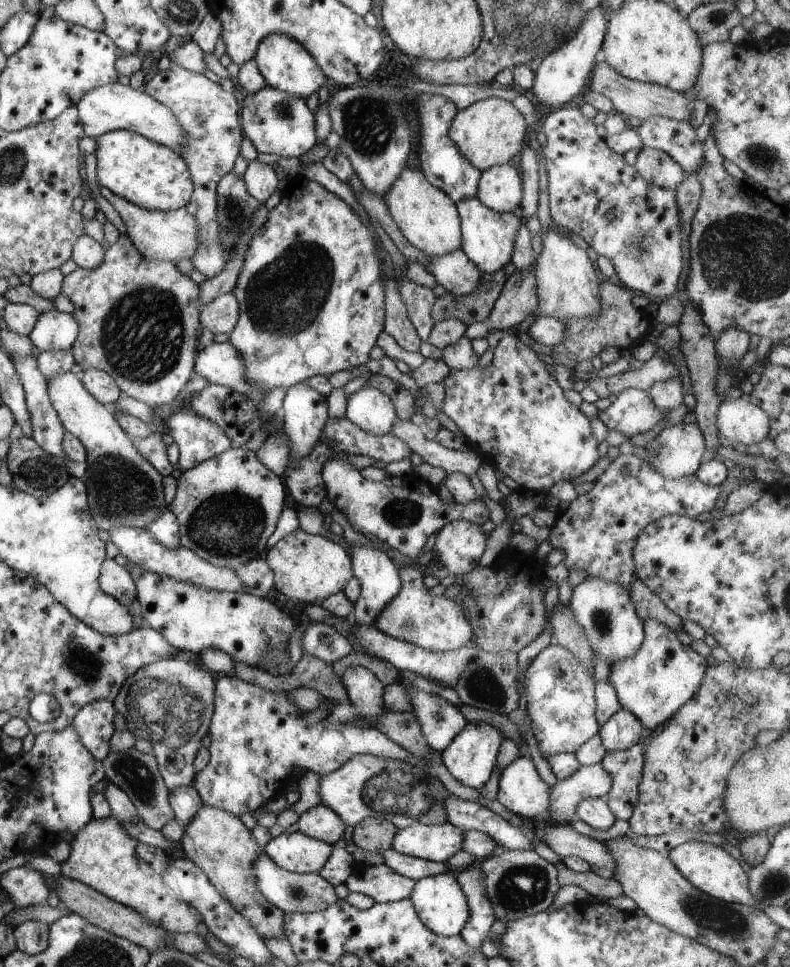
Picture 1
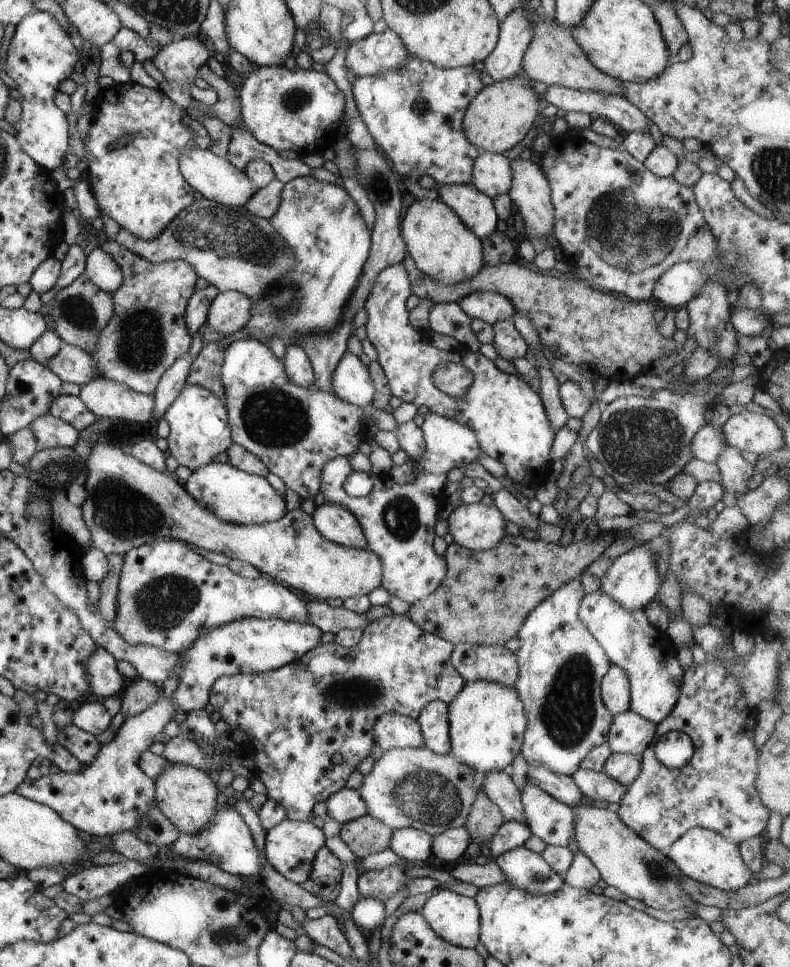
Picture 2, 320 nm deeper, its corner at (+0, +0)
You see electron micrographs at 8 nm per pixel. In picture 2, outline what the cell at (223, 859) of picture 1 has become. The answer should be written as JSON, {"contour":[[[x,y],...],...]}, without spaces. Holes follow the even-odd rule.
{"contour":[[[170,764],[170,768],[166,768],[162,776],[158,776],[155,780],[155,804],[158,810],[178,828],[179,833],[196,834],[209,826],[212,816],[216,816],[220,806],[218,791],[215,782],[212,782],[204,770]]]}

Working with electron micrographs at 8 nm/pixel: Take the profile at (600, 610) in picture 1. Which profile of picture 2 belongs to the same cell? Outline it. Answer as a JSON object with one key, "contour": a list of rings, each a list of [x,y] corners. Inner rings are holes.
{"contour":[[[640,545],[612,560],[610,568],[600,578],[600,592],[608,594],[612,600],[616,600],[622,608],[636,612],[644,608],[657,596],[661,586],[660,576],[657,570],[658,563],[654,558],[654,551],[646,545]]]}

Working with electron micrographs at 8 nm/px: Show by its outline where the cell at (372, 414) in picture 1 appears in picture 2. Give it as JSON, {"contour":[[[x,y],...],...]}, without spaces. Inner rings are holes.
{"contour":[[[350,351],[344,354],[332,374],[332,390],[341,400],[362,409],[373,402],[376,394],[369,368]]]}

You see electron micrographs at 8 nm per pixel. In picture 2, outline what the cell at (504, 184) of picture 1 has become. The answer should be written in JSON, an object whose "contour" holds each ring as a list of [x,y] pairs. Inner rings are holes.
{"contour":[[[481,152],[474,160],[472,186],[490,199],[508,194],[512,186],[512,166],[503,154]]]}

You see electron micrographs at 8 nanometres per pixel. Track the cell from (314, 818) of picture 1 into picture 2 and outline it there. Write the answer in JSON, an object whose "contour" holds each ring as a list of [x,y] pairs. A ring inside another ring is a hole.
{"contour":[[[342,788],[339,792],[332,794],[325,802],[327,818],[334,819],[342,825],[357,820],[368,813],[358,789]]]}

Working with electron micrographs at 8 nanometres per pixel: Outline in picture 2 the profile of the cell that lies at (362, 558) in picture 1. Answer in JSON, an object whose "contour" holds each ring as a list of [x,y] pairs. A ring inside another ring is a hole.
{"contour":[[[325,502],[317,506],[311,516],[316,530],[330,542],[346,546],[346,548],[358,548],[358,550],[370,550],[366,536],[358,523],[358,520],[340,504]]]}

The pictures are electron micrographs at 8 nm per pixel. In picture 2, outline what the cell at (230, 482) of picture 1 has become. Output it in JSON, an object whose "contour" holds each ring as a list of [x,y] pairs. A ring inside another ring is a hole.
{"contour":[[[212,462],[192,471],[188,480],[183,482],[185,490],[200,506],[216,516],[222,522],[240,526],[270,524],[287,514],[286,502],[262,476],[243,472],[232,464]]]}

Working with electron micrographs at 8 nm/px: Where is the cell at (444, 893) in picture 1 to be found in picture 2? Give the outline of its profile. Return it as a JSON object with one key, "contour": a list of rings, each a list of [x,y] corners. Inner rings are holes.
{"contour":[[[440,888],[439,892],[431,896],[424,904],[422,916],[432,931],[449,944],[466,949],[476,949],[476,945],[480,942],[480,914],[478,904],[472,898]]]}

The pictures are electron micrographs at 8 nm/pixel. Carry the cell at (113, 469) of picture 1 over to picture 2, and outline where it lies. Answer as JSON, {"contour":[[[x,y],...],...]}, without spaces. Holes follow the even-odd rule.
{"contour":[[[96,444],[88,456],[88,474],[83,483],[86,489],[86,500],[82,506],[83,520],[92,536],[94,549],[104,552],[104,555],[120,554],[138,548],[144,544],[163,539],[177,539],[216,554],[224,554],[231,560],[242,560],[258,568],[261,574],[270,576],[279,584],[284,584],[292,590],[300,590],[308,594],[313,600],[328,601],[340,598],[343,602],[356,596],[367,596],[375,588],[382,585],[382,562],[370,550],[346,548],[326,540],[314,526],[314,520],[301,508],[290,510],[278,521],[270,524],[254,524],[240,526],[228,524],[218,520],[206,508],[200,506],[188,494],[180,482],[171,472],[158,472],[140,462],[138,458],[124,452],[120,446],[114,444]]]}

